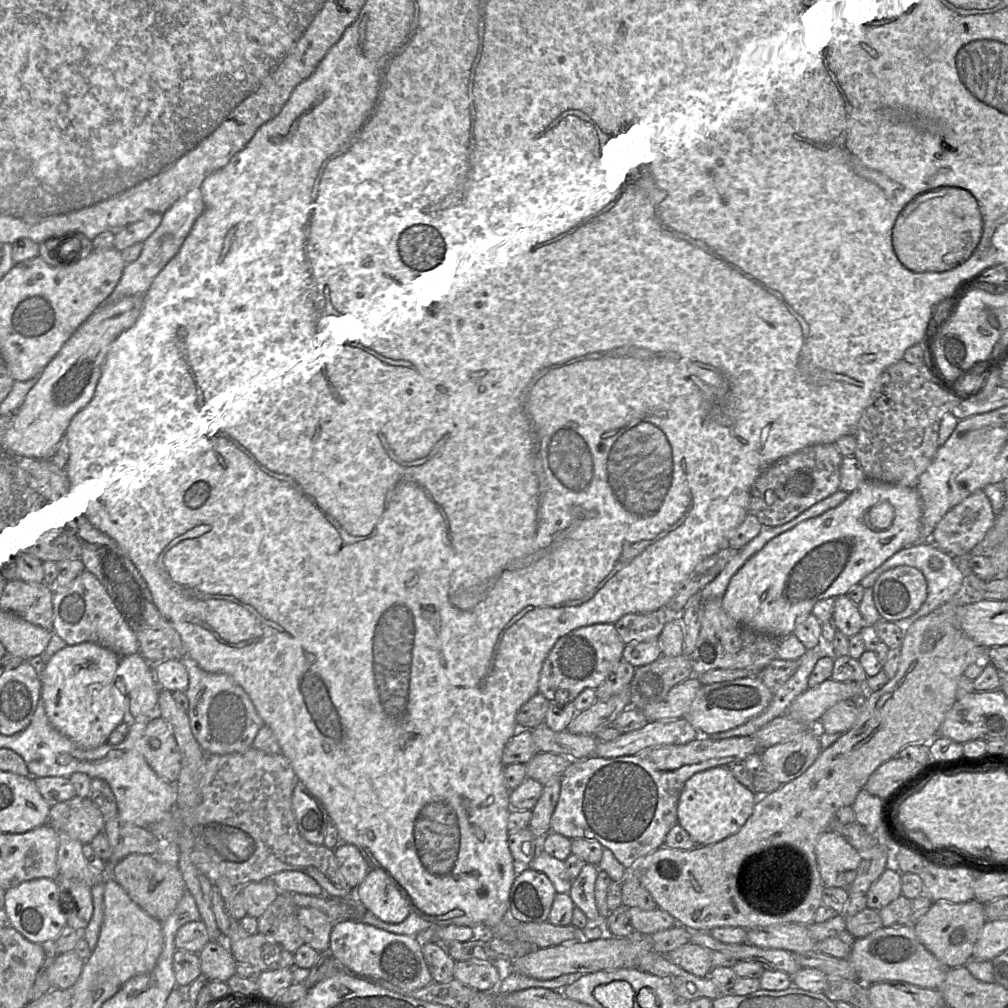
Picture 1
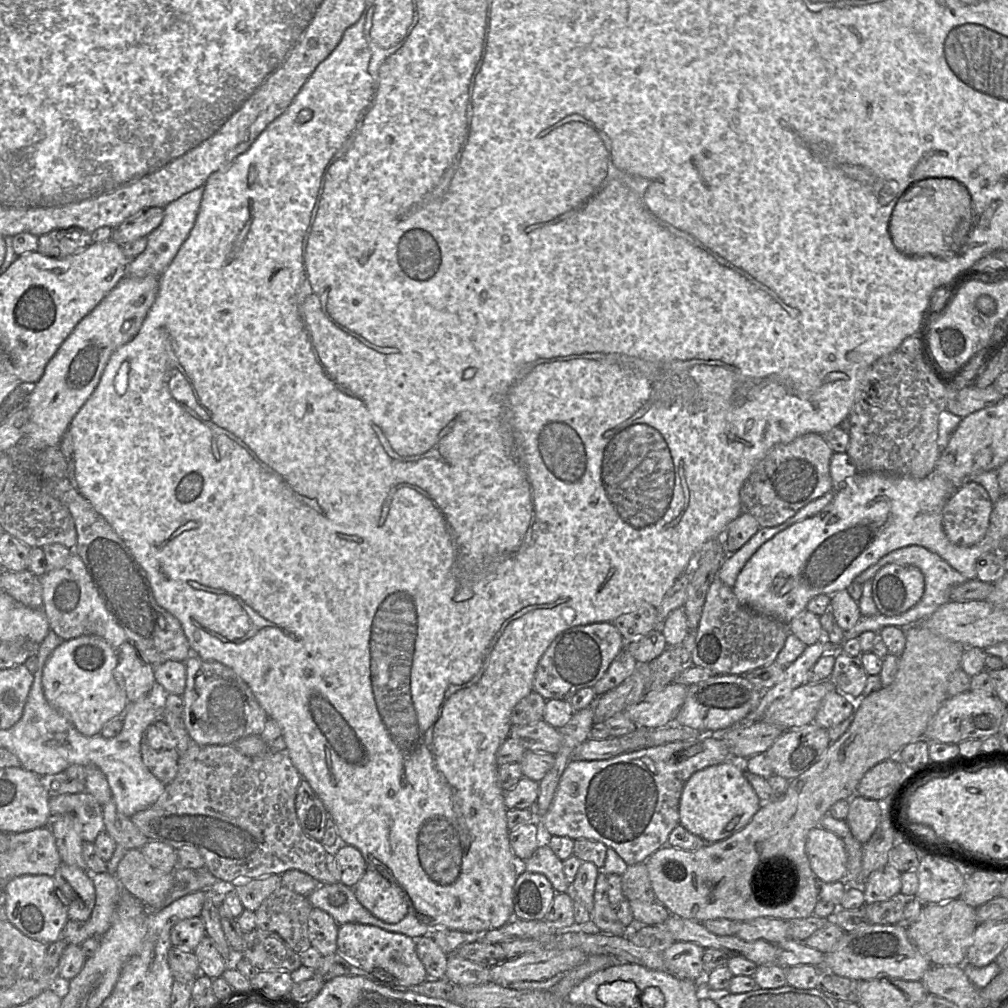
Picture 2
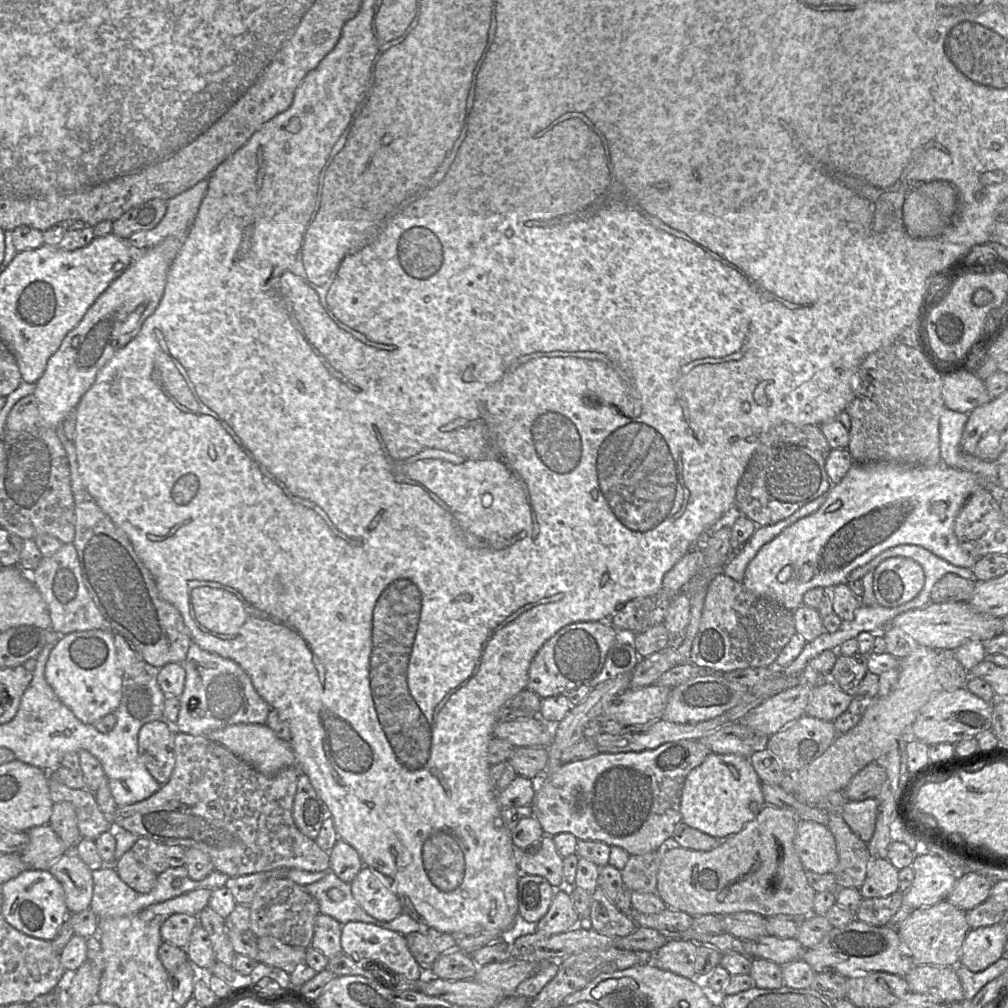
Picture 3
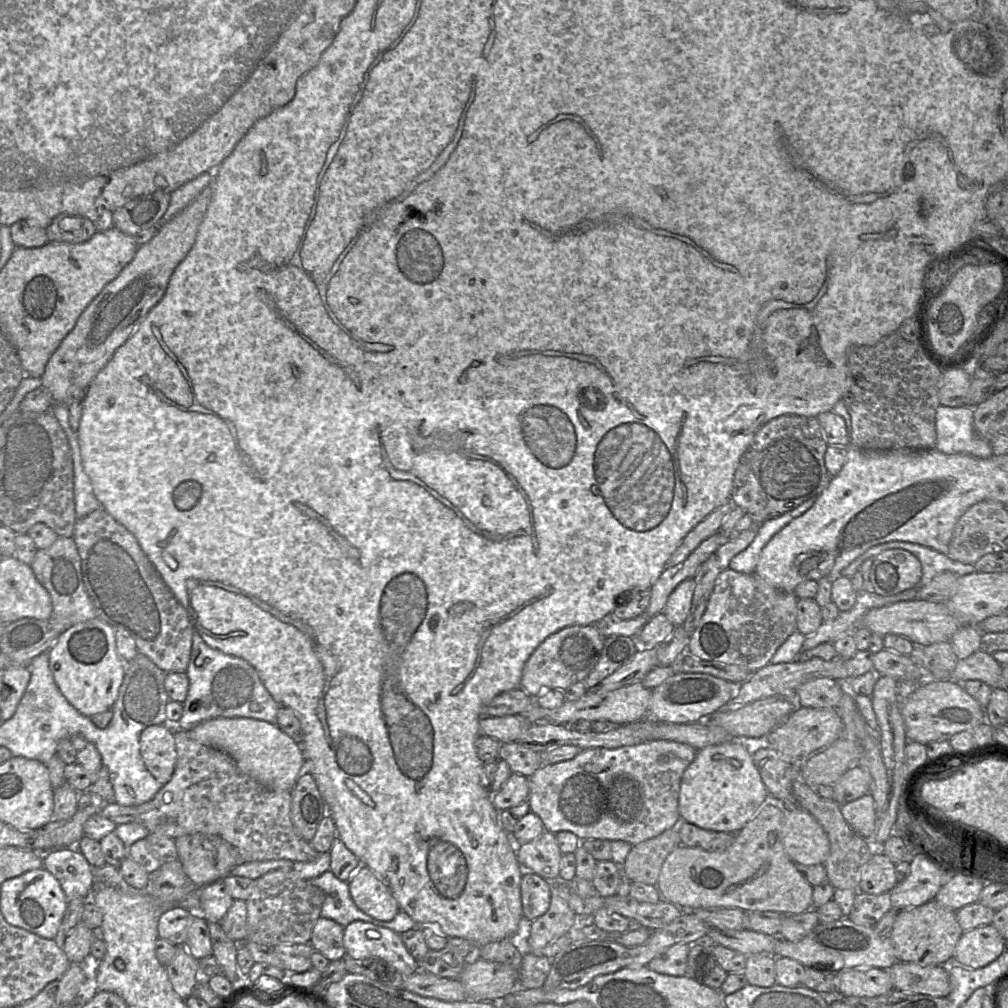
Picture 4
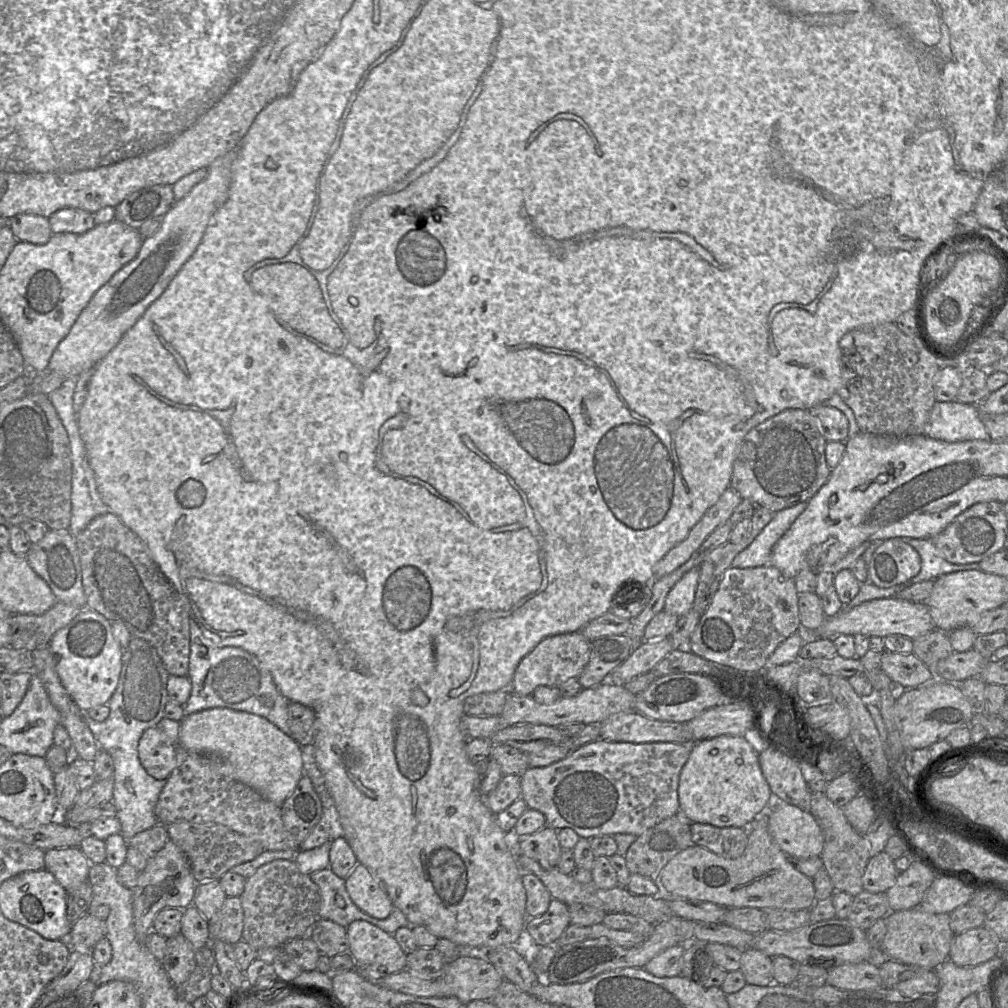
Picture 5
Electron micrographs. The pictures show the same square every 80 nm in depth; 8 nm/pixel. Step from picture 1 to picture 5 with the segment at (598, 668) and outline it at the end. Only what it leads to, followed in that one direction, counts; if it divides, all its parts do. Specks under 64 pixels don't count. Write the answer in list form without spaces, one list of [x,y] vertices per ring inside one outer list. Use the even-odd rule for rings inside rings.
[[[579,631],[544,638],[519,662],[508,689],[517,695],[531,696],[539,686],[559,687],[570,679],[577,679],[589,661],[590,642]]]

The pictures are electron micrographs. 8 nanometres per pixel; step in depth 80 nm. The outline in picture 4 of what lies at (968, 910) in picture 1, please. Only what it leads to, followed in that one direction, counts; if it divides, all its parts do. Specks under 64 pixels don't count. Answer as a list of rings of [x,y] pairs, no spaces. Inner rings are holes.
[[[934,899],[898,911],[889,937],[899,961],[948,966],[953,961],[956,944],[963,932],[956,919],[956,911],[942,906]]]

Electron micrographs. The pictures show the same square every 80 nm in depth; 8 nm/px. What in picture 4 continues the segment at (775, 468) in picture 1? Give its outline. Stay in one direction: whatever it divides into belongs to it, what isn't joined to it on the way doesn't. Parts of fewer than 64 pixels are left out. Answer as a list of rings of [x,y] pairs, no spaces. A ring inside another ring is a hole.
[[[787,414],[768,421],[756,432],[740,458],[731,491],[730,501],[733,506],[742,508],[754,521],[763,523],[793,510],[812,497],[817,497],[825,490],[831,479],[824,460],[827,446],[816,417]]]

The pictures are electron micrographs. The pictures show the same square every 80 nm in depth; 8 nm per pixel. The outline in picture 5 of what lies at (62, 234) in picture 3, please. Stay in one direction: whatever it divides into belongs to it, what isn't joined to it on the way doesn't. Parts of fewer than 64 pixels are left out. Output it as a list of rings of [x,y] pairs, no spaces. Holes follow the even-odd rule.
[[[79,208],[60,209],[48,219],[52,234],[82,234],[95,227],[93,214]]]

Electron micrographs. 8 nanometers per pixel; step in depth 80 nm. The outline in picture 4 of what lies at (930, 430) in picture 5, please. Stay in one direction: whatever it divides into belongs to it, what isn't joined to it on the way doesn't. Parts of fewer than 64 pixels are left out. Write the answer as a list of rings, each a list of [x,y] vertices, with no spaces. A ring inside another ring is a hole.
[[[939,405],[935,414],[935,449],[944,454],[969,454],[987,459],[993,456],[990,443],[980,438],[973,428],[973,408],[969,406],[948,407]]]

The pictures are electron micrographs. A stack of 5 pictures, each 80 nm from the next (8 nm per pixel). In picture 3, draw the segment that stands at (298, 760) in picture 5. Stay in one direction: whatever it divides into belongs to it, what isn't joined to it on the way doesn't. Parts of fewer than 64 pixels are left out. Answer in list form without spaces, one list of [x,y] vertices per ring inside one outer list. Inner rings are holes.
[[[235,724],[209,732],[207,738],[216,742],[266,776],[296,766],[296,756],[291,744],[279,738],[266,724]]]

